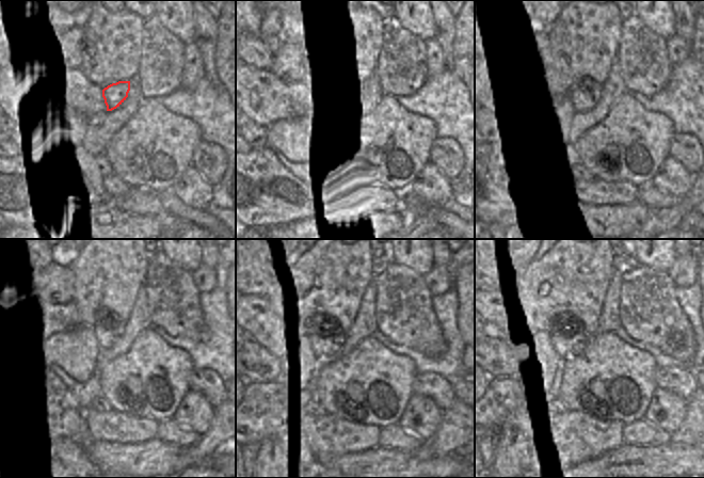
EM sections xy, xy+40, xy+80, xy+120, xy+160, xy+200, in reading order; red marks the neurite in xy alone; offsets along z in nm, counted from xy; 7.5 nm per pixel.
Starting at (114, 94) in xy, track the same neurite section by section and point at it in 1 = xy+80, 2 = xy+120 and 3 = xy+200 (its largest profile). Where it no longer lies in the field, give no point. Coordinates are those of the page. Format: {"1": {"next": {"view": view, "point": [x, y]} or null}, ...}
{"1": {"next": {"view": "xy+80", "point": [586, 93]}}, "2": {"next": {"view": "xy+120", "point": [107, 333]}}, "3": {"next": {"view": "xy+200", "point": [563, 346]}}}

